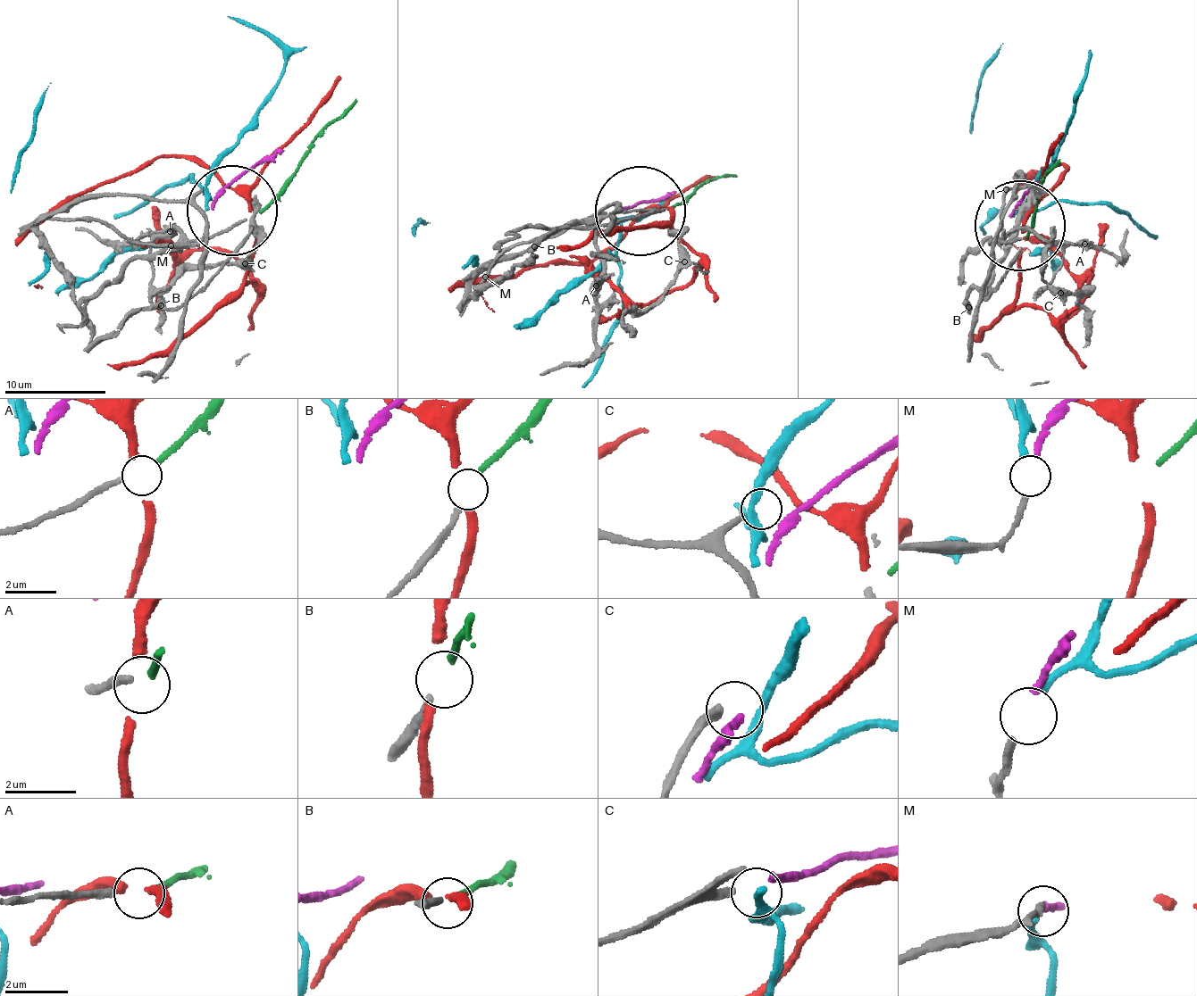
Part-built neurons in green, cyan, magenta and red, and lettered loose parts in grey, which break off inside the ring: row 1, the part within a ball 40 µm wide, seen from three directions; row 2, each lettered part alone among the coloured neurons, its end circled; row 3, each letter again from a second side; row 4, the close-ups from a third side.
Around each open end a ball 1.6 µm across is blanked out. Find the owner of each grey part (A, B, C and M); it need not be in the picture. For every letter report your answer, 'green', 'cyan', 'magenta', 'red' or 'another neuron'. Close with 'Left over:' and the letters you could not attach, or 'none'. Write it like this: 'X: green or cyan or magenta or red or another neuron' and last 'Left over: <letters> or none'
A: green
B: another neuron
C: another neuron
M: magenta
Left over: B, C

